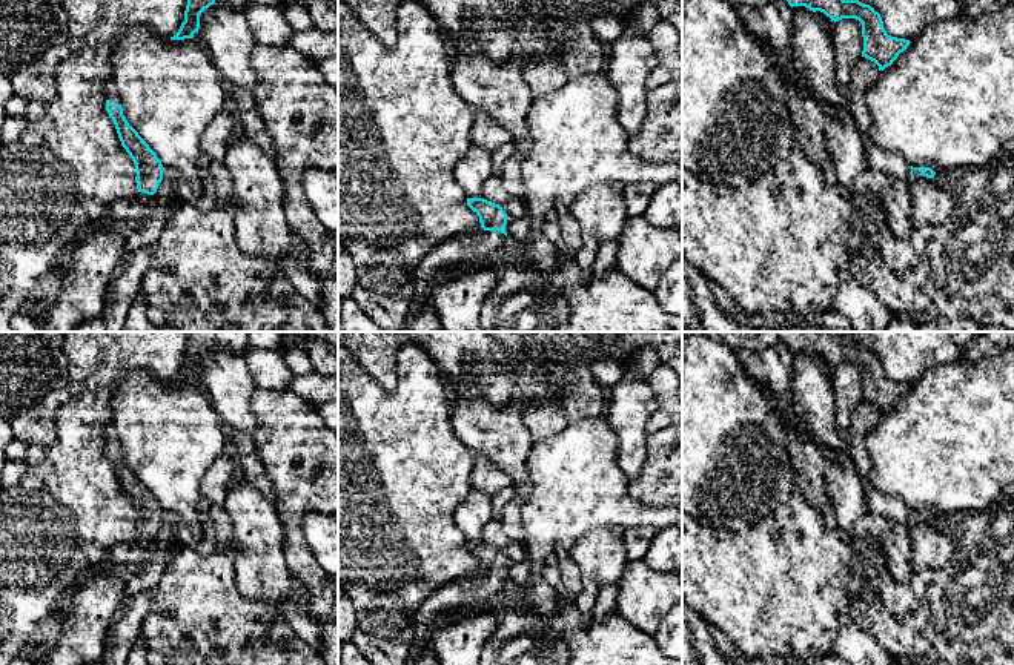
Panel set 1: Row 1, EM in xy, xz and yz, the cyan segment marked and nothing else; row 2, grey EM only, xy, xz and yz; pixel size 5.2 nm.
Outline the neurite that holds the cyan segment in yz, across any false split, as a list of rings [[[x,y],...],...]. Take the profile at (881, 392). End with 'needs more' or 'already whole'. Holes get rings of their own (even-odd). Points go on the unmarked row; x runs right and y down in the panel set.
[[[777,332],[779,339],[793,350],[805,350],[820,355],[831,366],[856,362],[862,367],[863,395],[862,401],[874,405],[879,415],[891,410],[900,396],[910,390],[910,384],[891,381],[883,372],[879,356],[859,344],[843,344],[831,332]]]; already whole

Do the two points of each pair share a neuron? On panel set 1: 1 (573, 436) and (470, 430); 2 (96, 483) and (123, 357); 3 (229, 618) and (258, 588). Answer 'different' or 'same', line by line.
1: different
2: same
3: different

